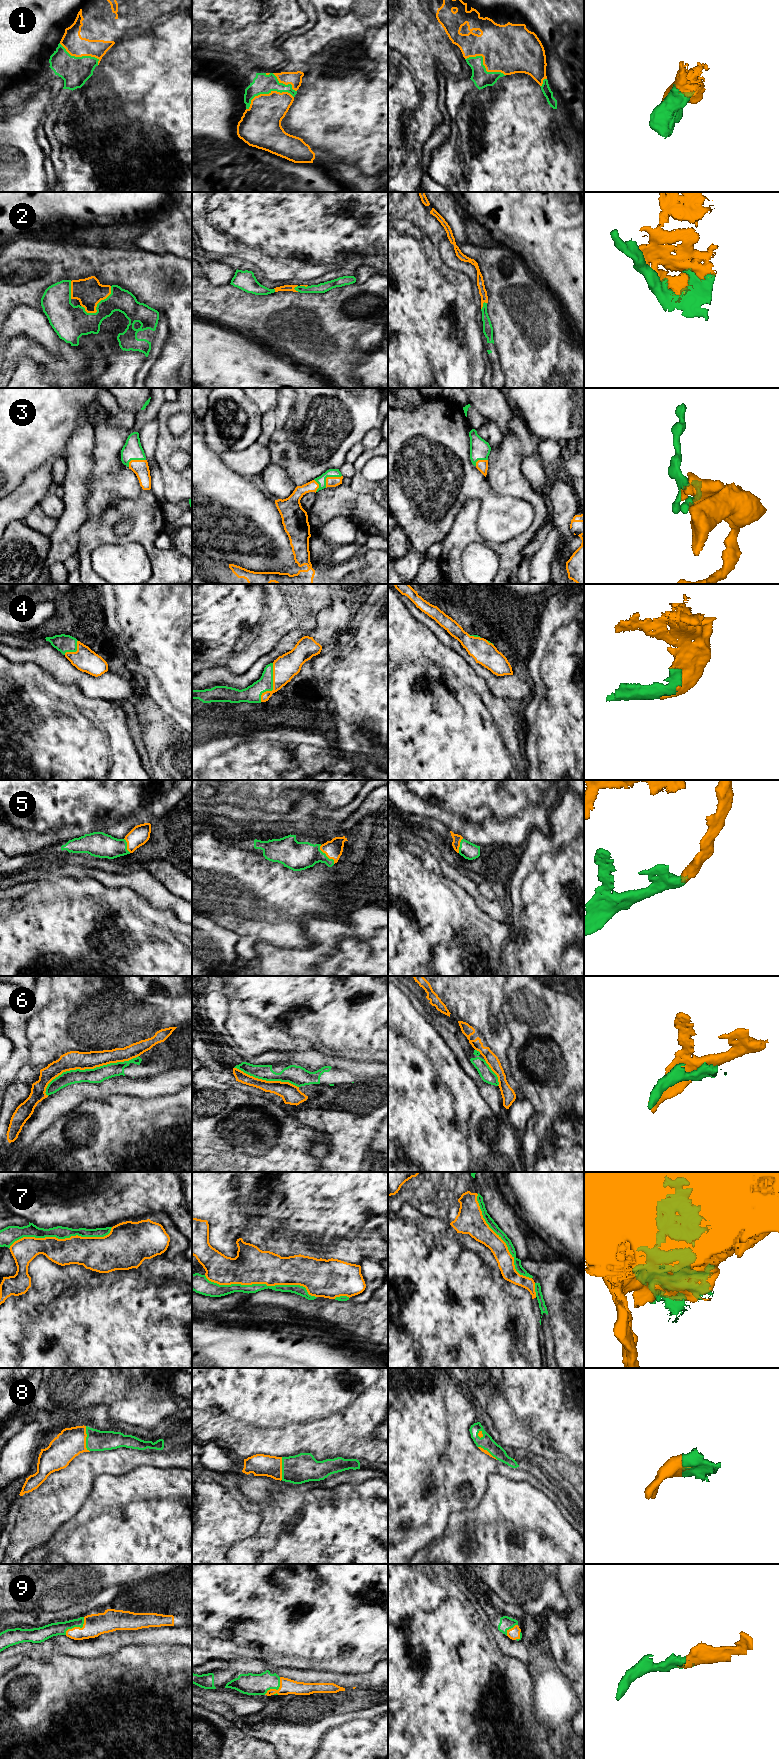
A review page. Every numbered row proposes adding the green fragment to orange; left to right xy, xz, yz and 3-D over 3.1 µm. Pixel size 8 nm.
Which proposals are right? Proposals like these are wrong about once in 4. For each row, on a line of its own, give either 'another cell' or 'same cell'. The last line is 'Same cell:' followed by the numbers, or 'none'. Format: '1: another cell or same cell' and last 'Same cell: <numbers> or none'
1: same cell
2: same cell
3: same cell
4: same cell
5: same cell
6: another cell
7: another cell
8: same cell
9: same cell
Same cell: 1, 2, 3, 4, 5, 8, 9

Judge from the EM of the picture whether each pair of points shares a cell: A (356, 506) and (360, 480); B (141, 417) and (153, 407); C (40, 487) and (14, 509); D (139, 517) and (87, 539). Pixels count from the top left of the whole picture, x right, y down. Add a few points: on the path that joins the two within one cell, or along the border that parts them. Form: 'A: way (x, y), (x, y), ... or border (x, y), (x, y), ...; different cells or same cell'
A: border (349, 486), (356, 492), (369, 494), (377, 503); different cells
B: way (144, 416), (150, 410); same cell
C: way (34, 489), (20, 503); same cell
D: way (126, 513), (117, 513), (100, 530); same cell

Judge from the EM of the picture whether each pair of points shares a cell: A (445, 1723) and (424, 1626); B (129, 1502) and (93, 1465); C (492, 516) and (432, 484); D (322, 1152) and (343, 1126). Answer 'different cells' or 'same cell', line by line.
A: same cell
B: different cells
C: same cell
D: same cell

